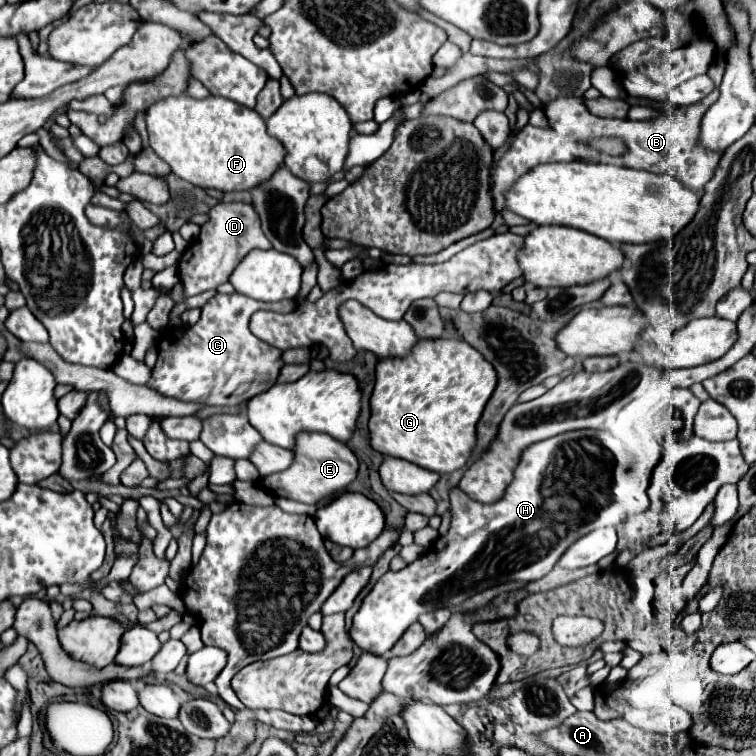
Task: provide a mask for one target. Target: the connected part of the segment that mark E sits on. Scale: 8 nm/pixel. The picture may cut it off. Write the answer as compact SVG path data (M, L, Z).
M300 434L296 438L294 454L296 458L288 470L262 478L258 486L272 492L274 496L292 498L304 504L320 504L328 500L334 492L344 490L358 476L360 462L356 454L346 444L336 442L334 438L328 438L326 434Z

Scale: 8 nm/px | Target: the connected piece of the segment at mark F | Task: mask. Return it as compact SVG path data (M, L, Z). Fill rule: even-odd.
M180 94L164 98L146 110L146 126L150 148L170 164L176 176L200 188L250 190L272 176L286 156L282 142L268 134L266 122L256 110L222 96L196 100Z

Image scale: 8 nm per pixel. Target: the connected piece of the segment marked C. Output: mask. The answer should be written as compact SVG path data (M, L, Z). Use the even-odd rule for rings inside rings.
M216 294L206 306L202 316L192 328L162 330L158 340L158 362L152 368L148 386L164 396L186 402L202 402L208 406L238 406L244 400L266 392L276 384L278 372L284 366L282 352L256 338L250 328L250 316L258 310L292 312L296 300L258 302L244 294Z

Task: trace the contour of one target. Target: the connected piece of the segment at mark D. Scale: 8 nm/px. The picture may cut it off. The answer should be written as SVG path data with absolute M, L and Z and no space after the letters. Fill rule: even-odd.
M220 202L208 212L208 222L202 224L200 236L192 242L180 262L178 262L178 276L184 286L186 296L196 296L206 290L216 290L220 284L228 282L234 268L242 262L242 258L254 248L272 248L268 238L260 228L260 218L250 204L244 202Z

